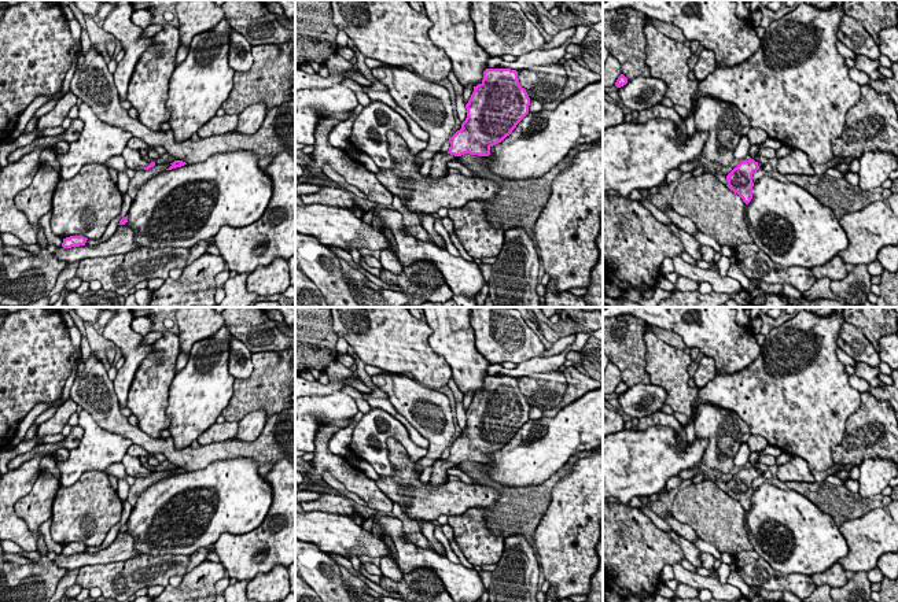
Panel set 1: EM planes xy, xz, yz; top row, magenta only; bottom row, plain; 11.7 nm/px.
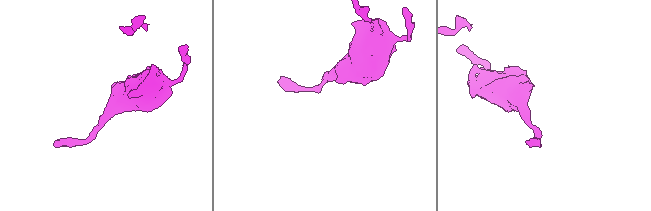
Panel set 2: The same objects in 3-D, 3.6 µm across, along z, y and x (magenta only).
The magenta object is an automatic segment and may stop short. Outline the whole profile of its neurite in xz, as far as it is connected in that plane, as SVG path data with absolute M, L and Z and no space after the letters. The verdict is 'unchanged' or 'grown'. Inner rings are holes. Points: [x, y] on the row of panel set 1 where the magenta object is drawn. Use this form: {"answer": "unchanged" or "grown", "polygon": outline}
{"answer": "grown", "polygon": "M486 69L465 104L467 118L450 139L448 152L433 156L428 178L446 176L448 163L464 154L489 156L490 148L512 133L529 114L530 97L519 85L518 71Z"}

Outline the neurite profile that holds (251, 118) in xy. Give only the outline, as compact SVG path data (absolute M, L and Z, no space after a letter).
M255 103L244 108L238 117L239 122L235 132L254 134L266 117L268 107L264 103Z

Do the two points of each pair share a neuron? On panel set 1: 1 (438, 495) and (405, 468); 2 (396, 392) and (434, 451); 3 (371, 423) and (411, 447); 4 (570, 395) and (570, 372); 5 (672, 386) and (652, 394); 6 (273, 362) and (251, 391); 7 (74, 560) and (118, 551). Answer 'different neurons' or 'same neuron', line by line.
1: same neuron
2: same neuron
3: same neuron
4: same neuron
5: different neurons
6: same neuron
7: same neuron

